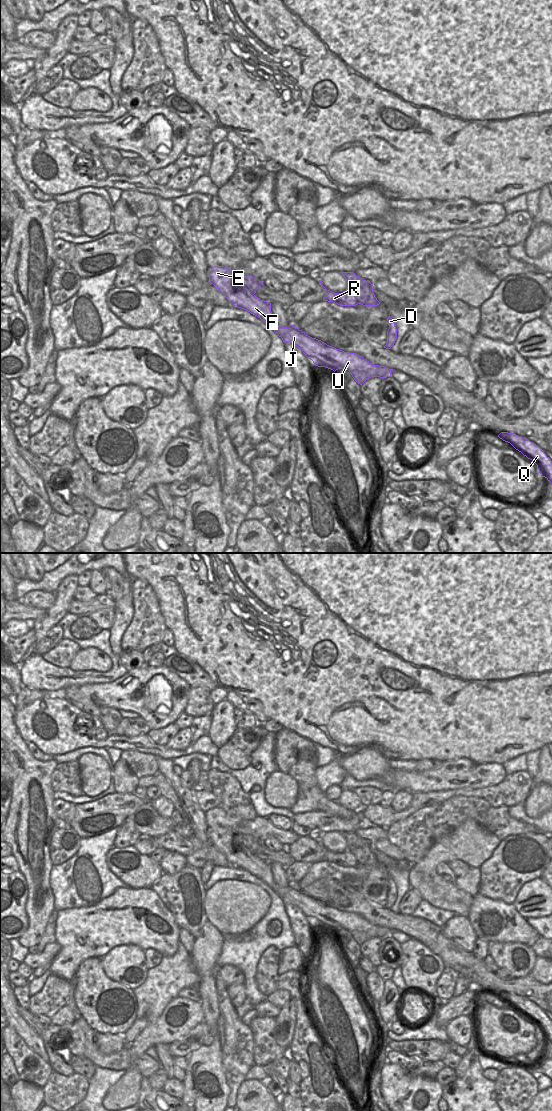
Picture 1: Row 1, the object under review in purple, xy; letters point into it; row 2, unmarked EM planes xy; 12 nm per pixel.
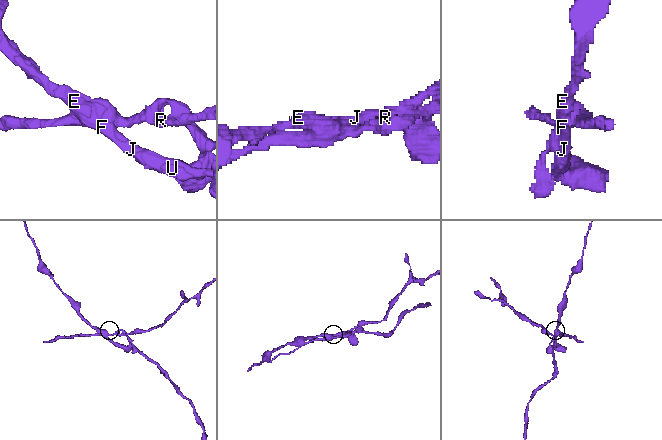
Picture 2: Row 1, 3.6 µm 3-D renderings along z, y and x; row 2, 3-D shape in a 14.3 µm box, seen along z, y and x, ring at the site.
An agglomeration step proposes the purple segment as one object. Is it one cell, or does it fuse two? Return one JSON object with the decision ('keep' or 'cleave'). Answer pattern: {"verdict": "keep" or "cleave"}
{"verdict": "cleave"}

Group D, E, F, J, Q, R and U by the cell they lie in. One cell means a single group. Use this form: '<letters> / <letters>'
D R / E F J Q U

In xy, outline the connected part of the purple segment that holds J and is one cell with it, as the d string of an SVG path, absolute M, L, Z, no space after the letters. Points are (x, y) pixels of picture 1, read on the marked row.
M214 266L209 269L210 283L222 292L233 306L260 318L282 338L283 342L290 342L297 346L316 366L325 367L334 372L338 369L346 369L349 372L355 370L364 372L370 377L391 377L393 369L372 365L356 353L344 352L329 346L321 340L306 335L294 325L279 326L273 319L271 303L258 299L248 289L234 289L232 284L236 278L237 273L230 268Z

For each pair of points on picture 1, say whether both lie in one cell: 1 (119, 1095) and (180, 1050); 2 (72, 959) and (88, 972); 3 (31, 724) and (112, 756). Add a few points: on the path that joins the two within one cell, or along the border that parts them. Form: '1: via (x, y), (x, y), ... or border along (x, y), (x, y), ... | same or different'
1: border along (189, 1031), (169, 1044) | different
2: border along (100, 958), (86, 958), (74, 975) | different
3: border along (111, 747), (86, 746), (65, 752) | different

